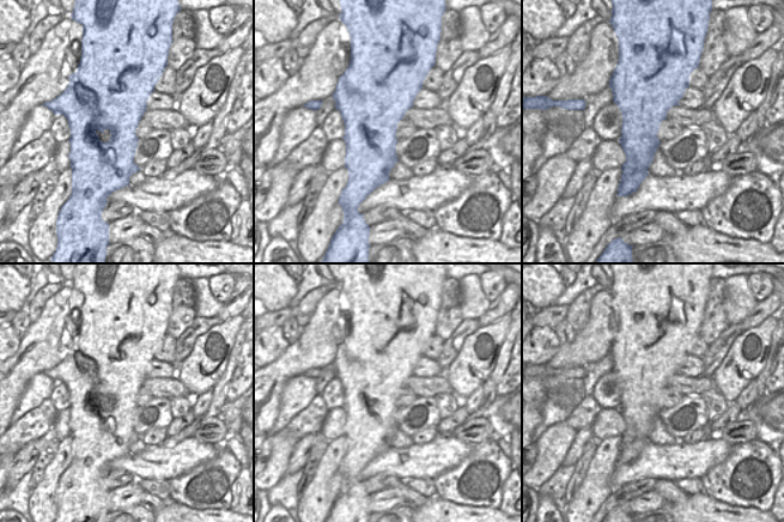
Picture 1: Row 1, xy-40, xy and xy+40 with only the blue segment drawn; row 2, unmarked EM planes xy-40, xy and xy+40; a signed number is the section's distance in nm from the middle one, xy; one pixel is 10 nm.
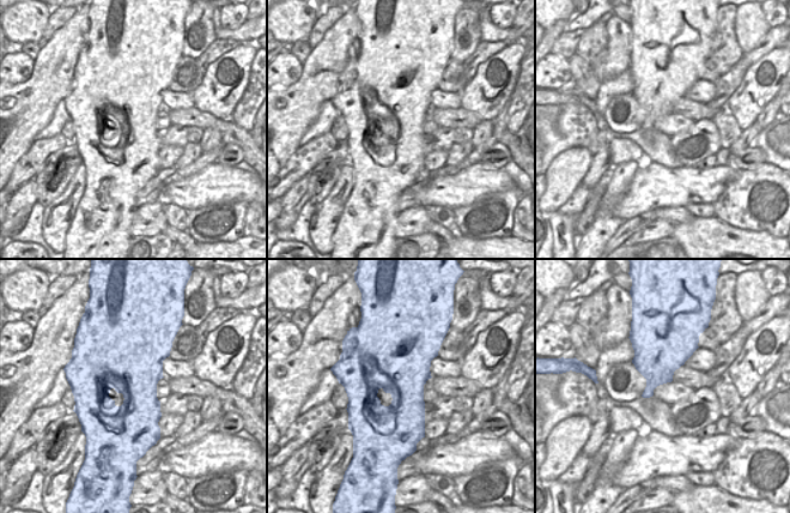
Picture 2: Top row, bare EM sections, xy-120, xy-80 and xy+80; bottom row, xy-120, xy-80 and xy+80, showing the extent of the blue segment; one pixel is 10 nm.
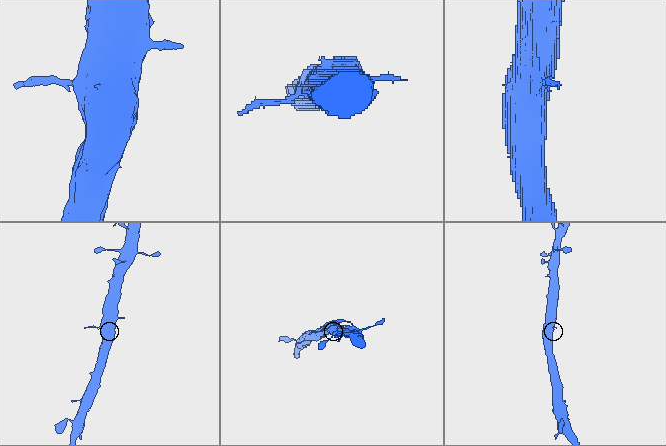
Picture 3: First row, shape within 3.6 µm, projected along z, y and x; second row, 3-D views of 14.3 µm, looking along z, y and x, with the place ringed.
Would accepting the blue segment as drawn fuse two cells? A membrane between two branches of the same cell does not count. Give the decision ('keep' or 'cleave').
keep

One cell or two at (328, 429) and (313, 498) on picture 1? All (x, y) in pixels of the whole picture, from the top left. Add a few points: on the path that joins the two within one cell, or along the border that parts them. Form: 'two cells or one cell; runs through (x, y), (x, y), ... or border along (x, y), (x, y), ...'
two cells; border along (344, 435), (330, 441)

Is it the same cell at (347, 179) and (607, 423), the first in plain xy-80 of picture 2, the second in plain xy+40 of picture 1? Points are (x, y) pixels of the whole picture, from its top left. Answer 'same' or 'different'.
different

